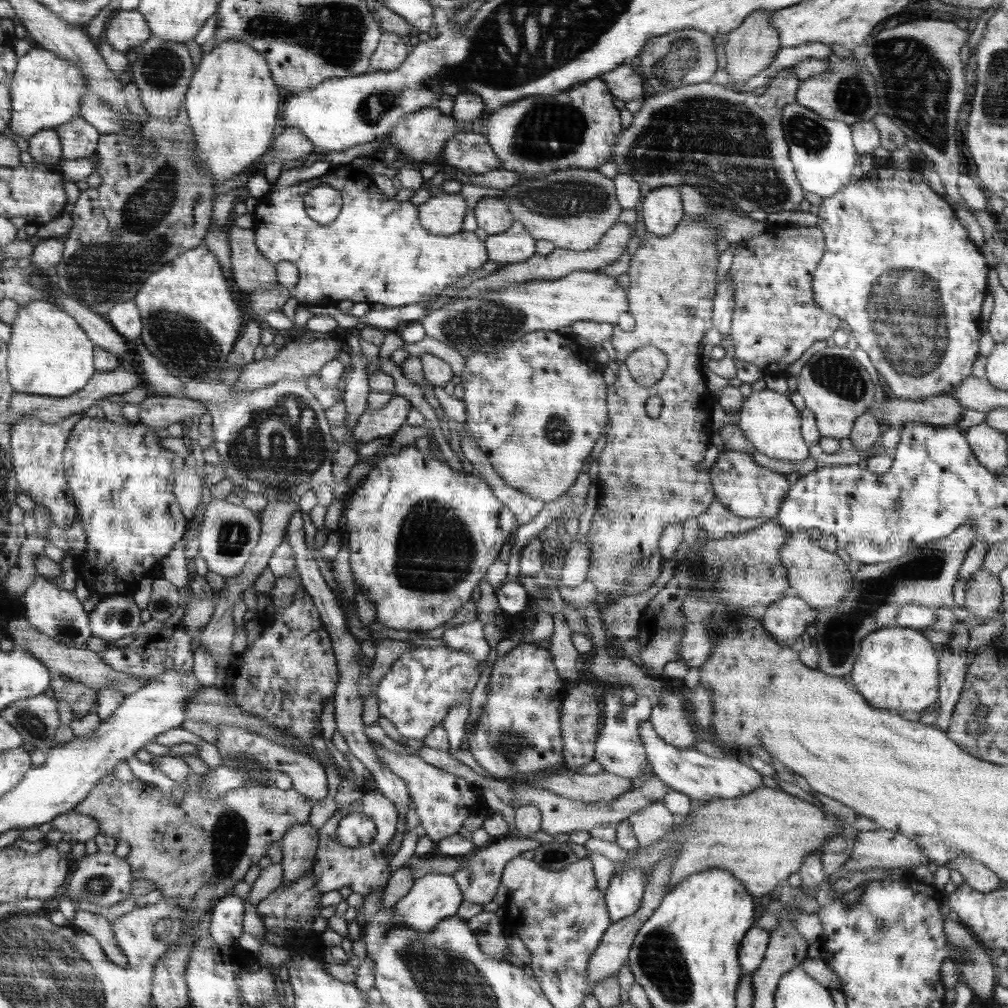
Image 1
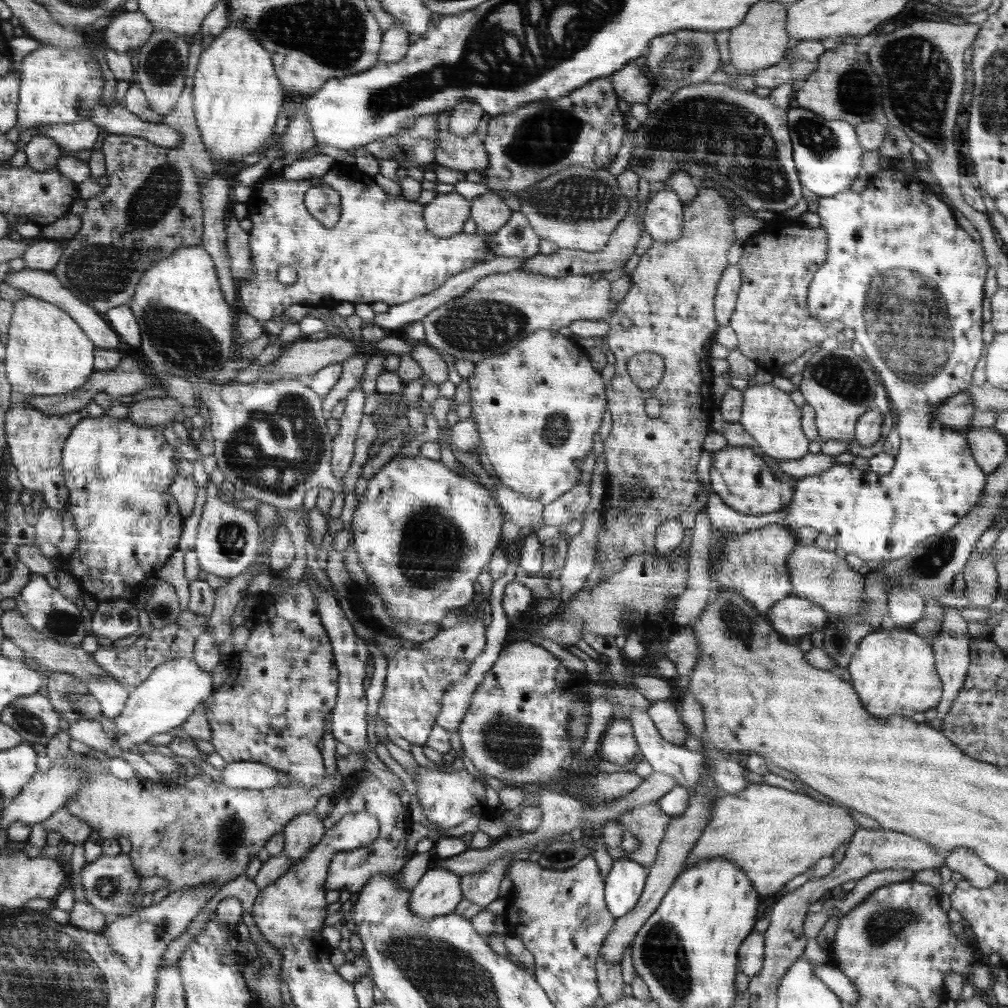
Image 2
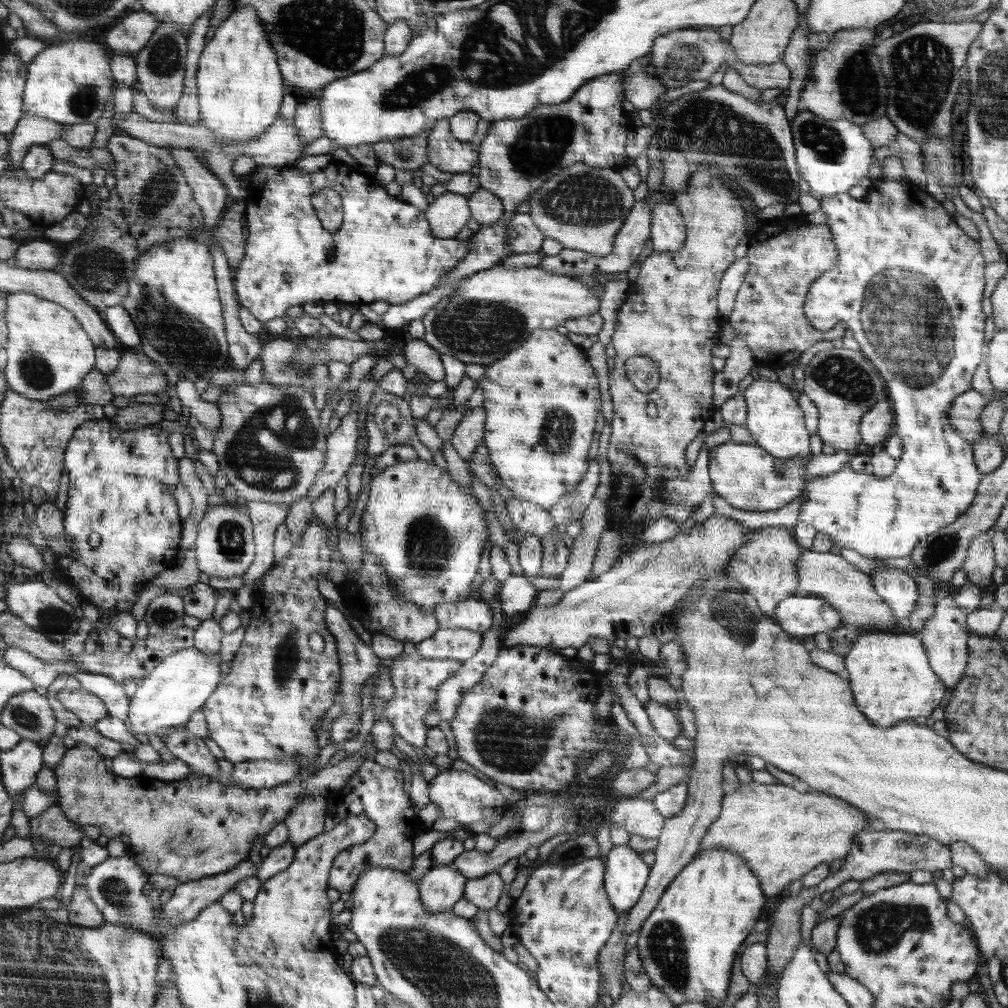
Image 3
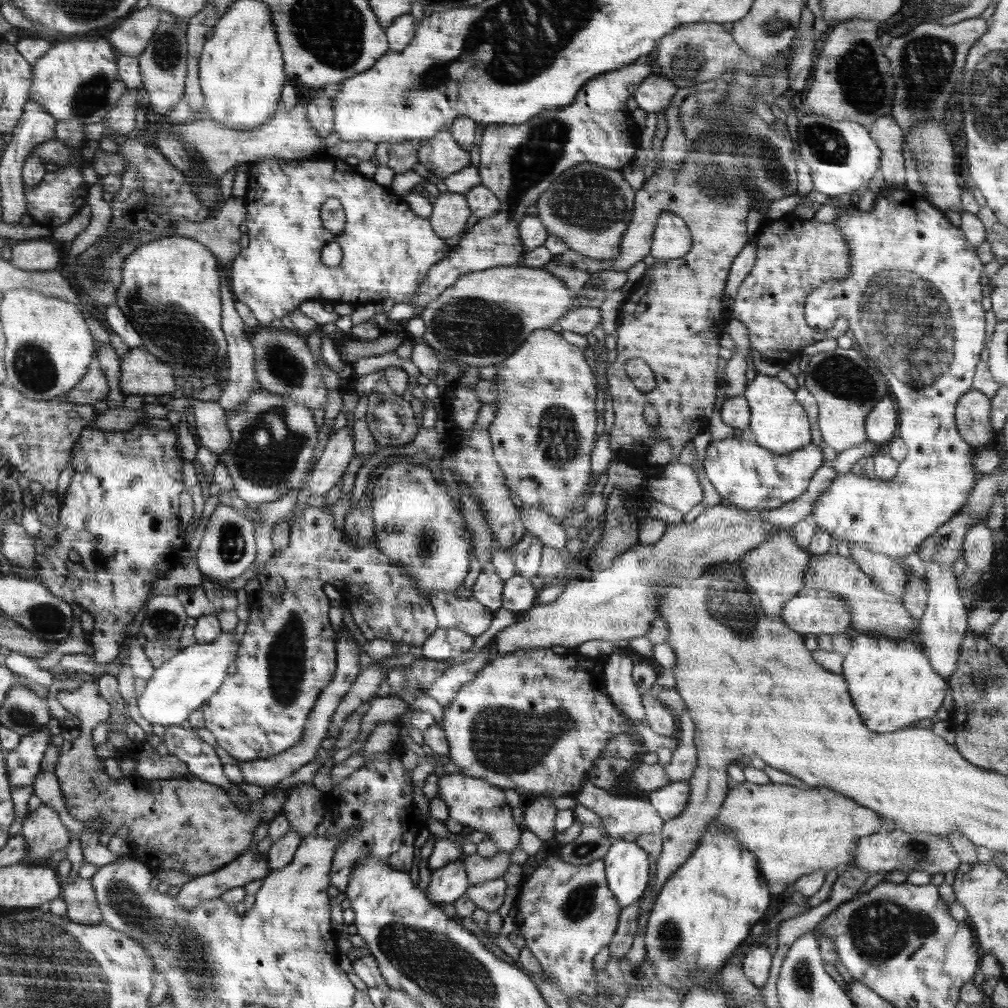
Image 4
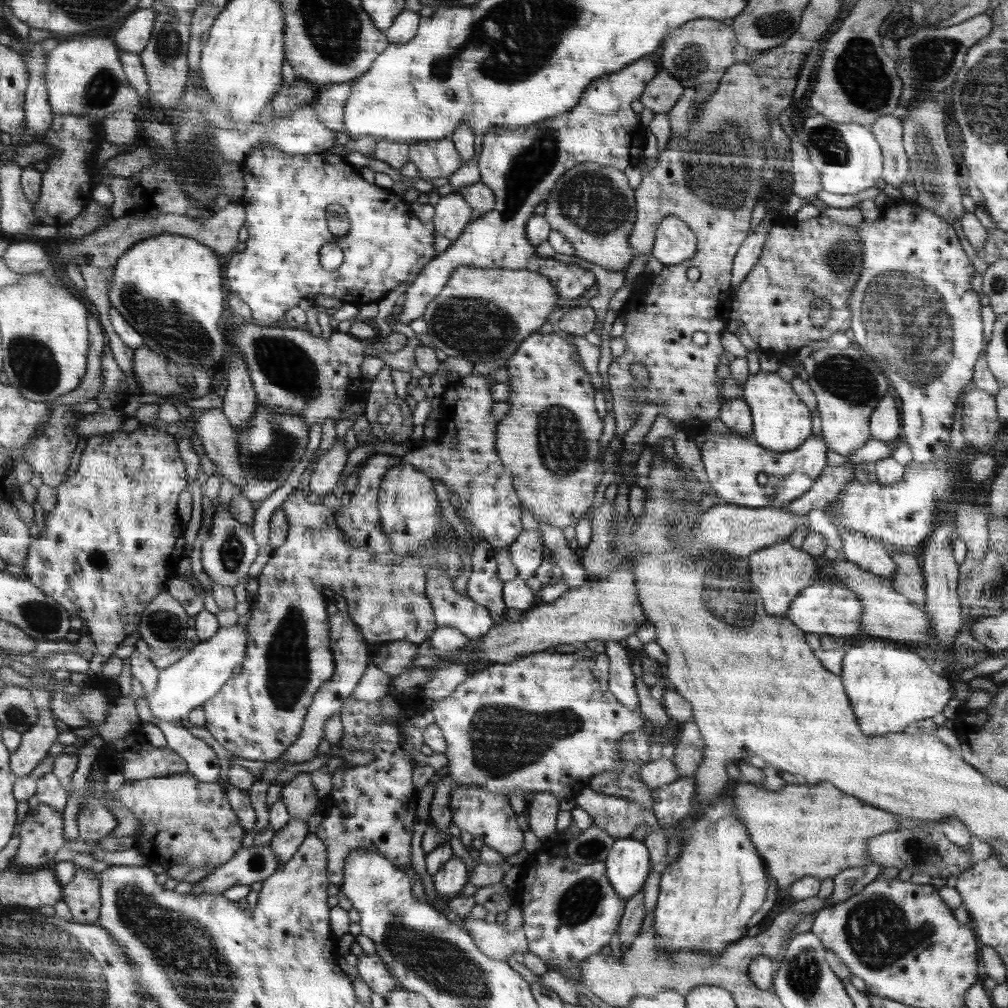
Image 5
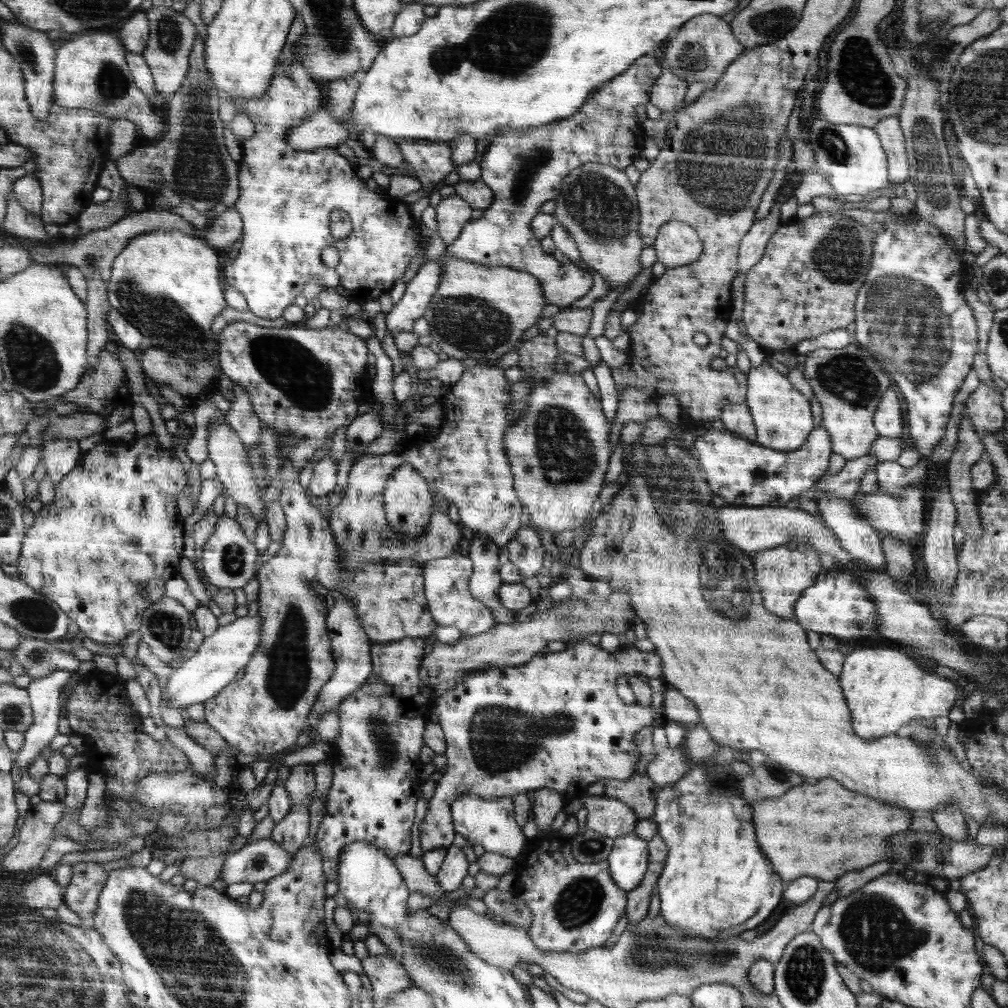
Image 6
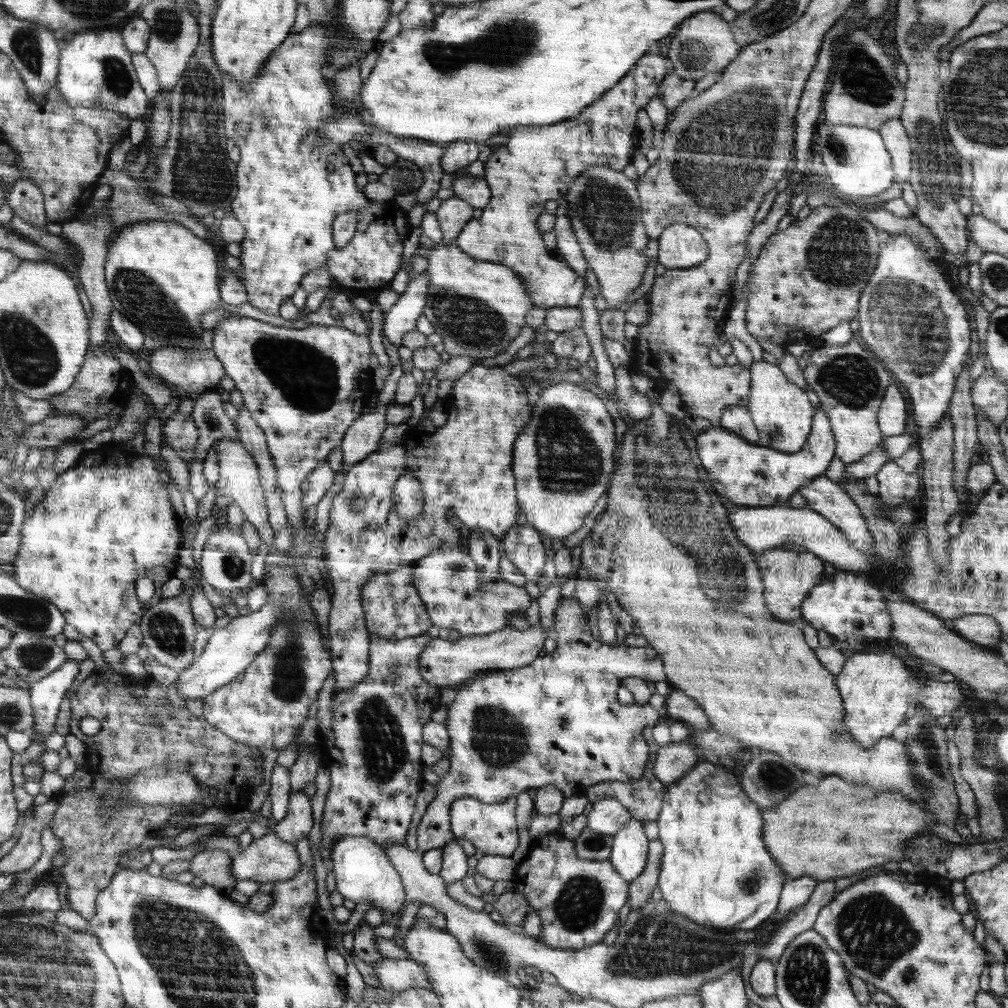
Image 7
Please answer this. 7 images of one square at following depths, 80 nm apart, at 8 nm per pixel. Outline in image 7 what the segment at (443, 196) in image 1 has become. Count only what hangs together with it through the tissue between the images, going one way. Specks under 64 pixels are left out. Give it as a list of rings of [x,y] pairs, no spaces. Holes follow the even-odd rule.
[[[454,196],[444,200],[436,214],[443,234],[443,240],[439,244],[445,245],[458,239],[460,230],[465,228],[466,222],[472,218],[472,206]]]

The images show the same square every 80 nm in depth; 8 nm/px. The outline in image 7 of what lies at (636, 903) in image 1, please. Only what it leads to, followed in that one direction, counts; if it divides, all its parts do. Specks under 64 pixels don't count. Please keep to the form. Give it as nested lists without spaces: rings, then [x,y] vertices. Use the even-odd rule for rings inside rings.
[[[632,817],[628,826],[613,834],[609,861],[625,881],[632,882],[644,870],[648,854],[648,838],[644,824]]]

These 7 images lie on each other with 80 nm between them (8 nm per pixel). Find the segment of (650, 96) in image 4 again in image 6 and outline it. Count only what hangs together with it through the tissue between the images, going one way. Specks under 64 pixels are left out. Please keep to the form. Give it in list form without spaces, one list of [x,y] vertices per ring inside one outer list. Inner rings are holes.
[[[664,67],[660,79],[652,86],[648,103],[662,112],[677,110],[684,101],[689,84],[678,79],[674,73]]]

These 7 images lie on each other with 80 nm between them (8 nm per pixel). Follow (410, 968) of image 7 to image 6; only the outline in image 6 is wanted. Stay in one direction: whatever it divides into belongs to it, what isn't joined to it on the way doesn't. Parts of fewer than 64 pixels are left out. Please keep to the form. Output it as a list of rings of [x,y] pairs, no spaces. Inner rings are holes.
[[[370,955],[368,958],[362,960],[361,964],[366,973],[364,980],[376,1001],[383,1002],[392,998],[397,992],[413,986],[411,976],[407,973],[407,970],[386,955]]]

